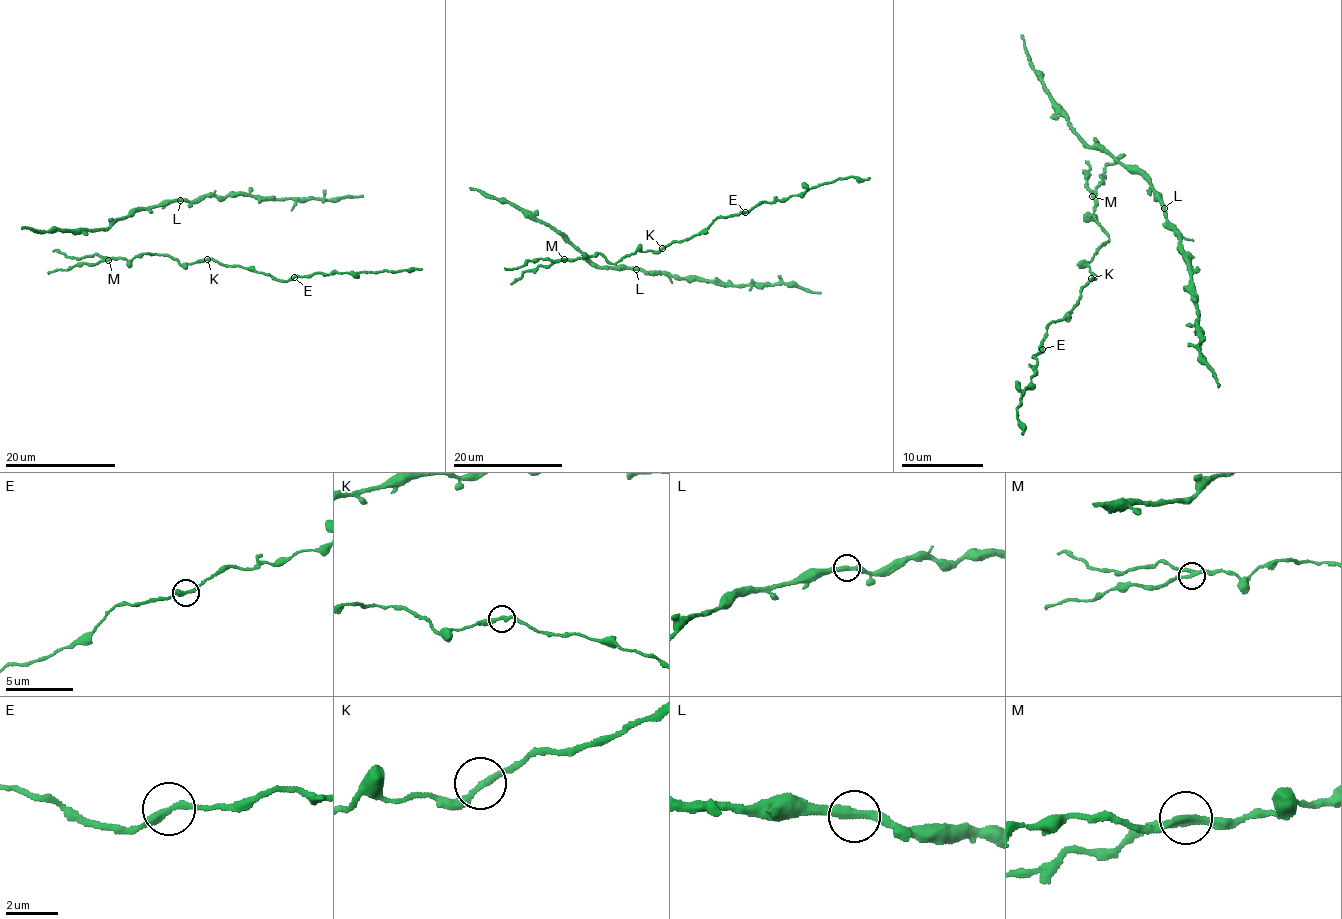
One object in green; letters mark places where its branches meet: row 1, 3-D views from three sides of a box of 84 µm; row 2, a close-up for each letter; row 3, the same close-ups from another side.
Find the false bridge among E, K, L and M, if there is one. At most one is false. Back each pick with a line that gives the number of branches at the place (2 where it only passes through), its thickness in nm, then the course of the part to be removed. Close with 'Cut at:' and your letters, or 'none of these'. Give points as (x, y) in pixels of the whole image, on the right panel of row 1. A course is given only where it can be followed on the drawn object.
M: Branches: 3. Thickness 240 nm. Course of the part to remove: (1093, 196), (1087, 187), (1086, 173), (1089, 173), (1089, 163), (1085, 161)
Cut at: M

